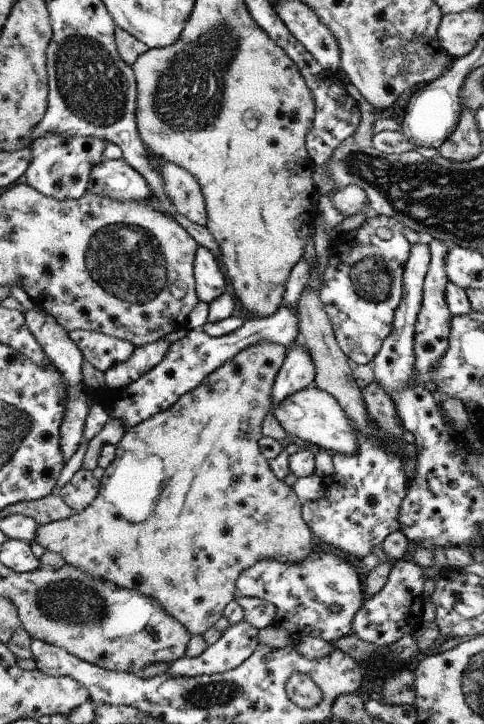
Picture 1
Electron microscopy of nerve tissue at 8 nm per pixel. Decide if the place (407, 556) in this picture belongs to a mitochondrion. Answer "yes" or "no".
no

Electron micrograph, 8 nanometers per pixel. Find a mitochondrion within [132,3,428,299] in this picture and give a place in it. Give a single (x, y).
(189, 95)

